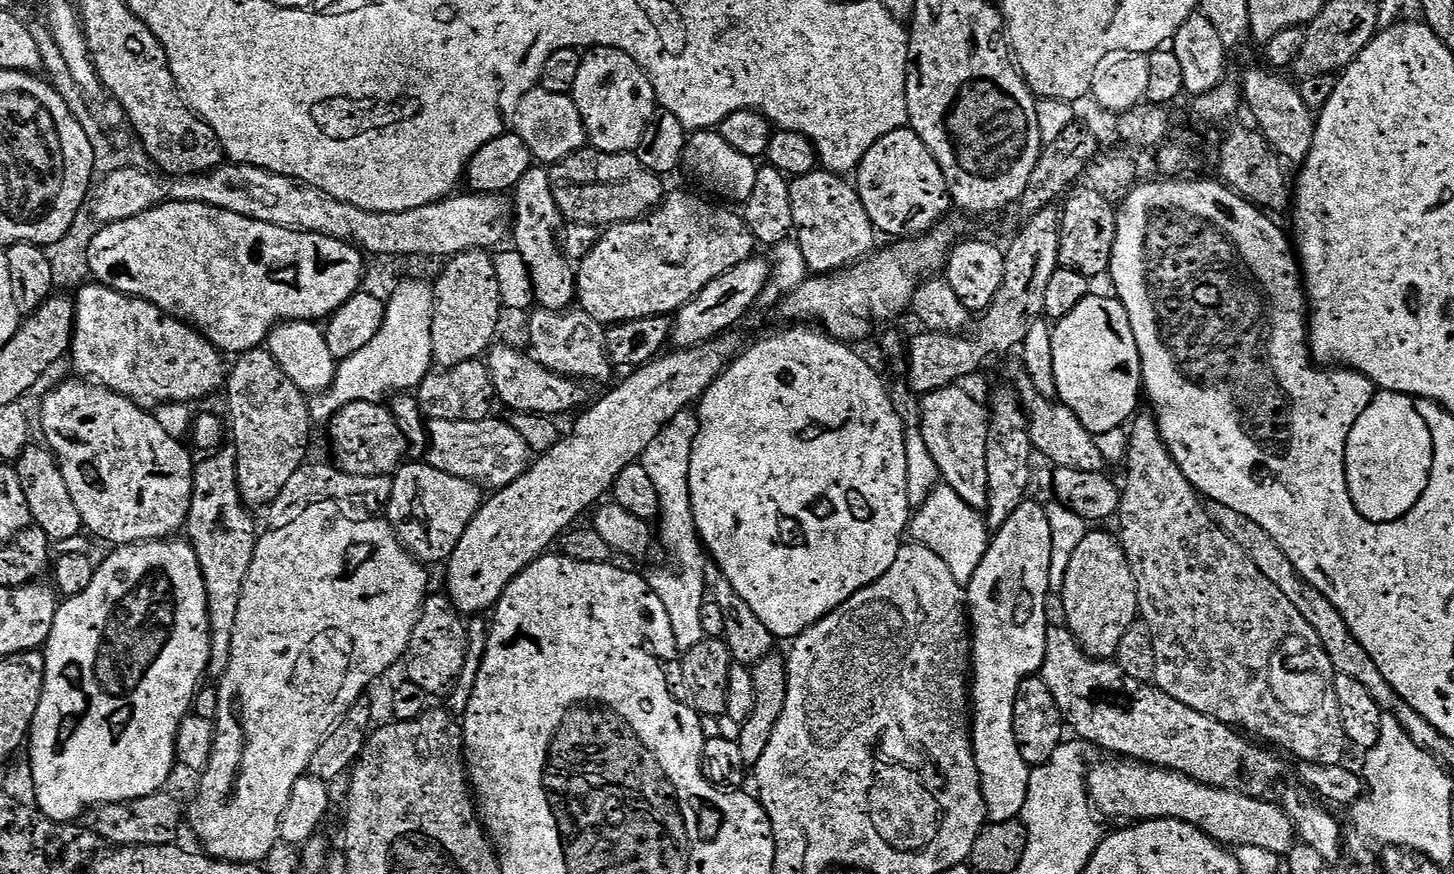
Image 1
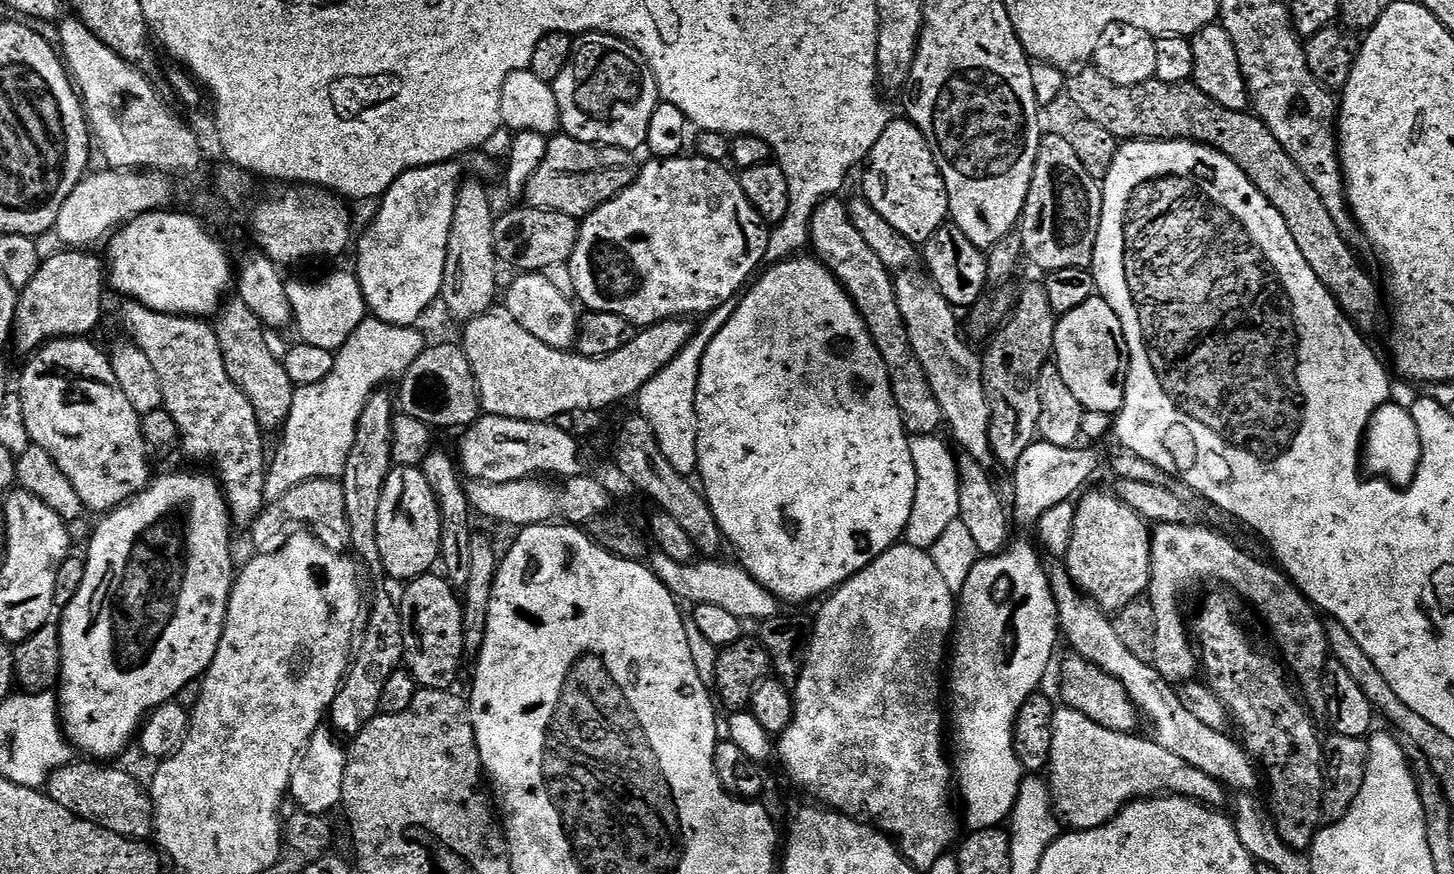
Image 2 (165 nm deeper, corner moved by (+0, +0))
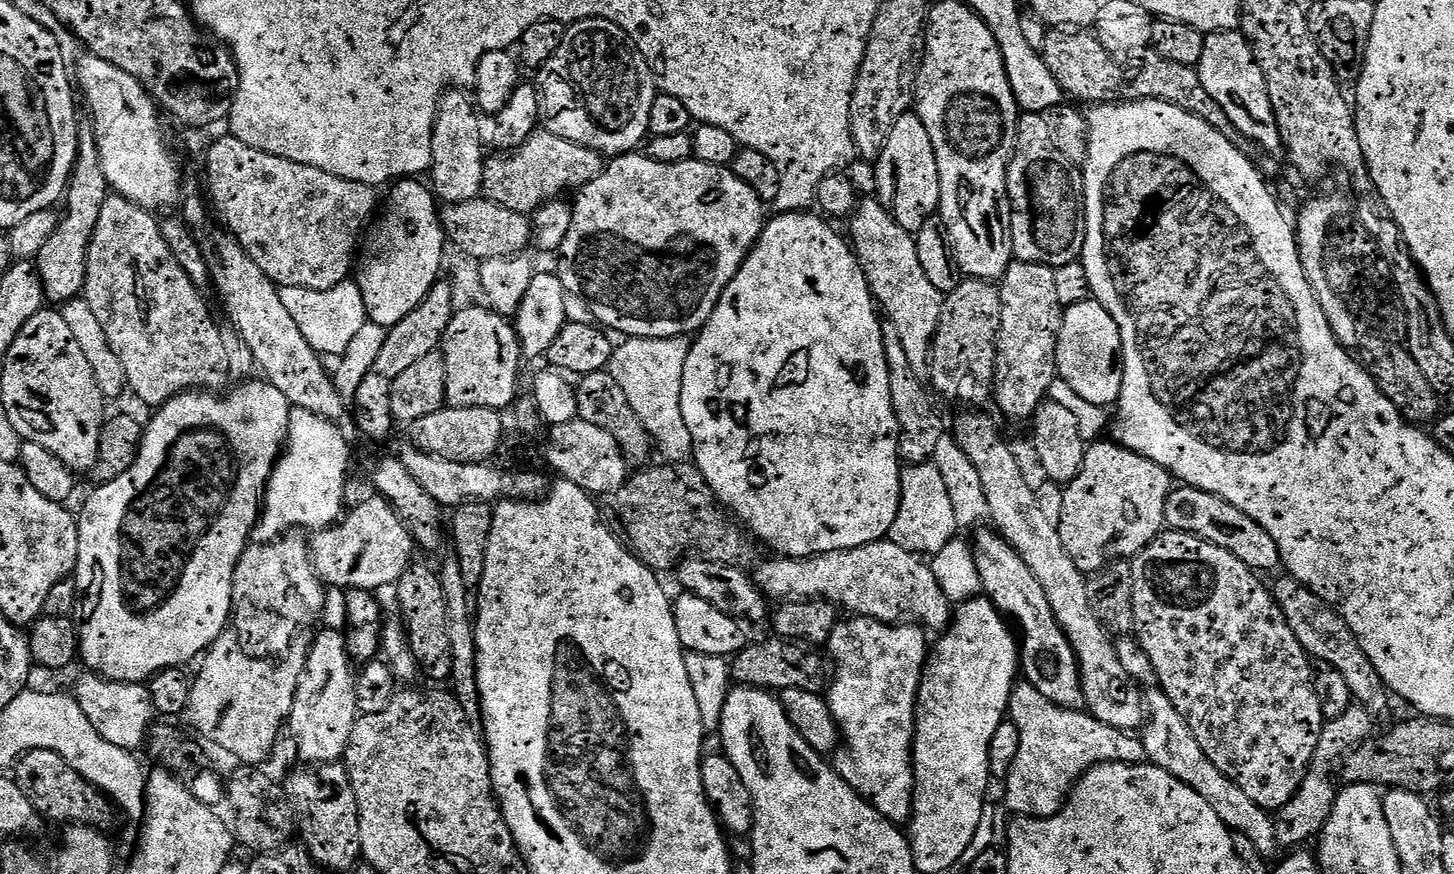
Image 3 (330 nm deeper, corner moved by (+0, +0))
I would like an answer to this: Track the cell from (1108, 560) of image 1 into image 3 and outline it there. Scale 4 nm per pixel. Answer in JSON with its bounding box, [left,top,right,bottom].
[1058,440,1174,574]

